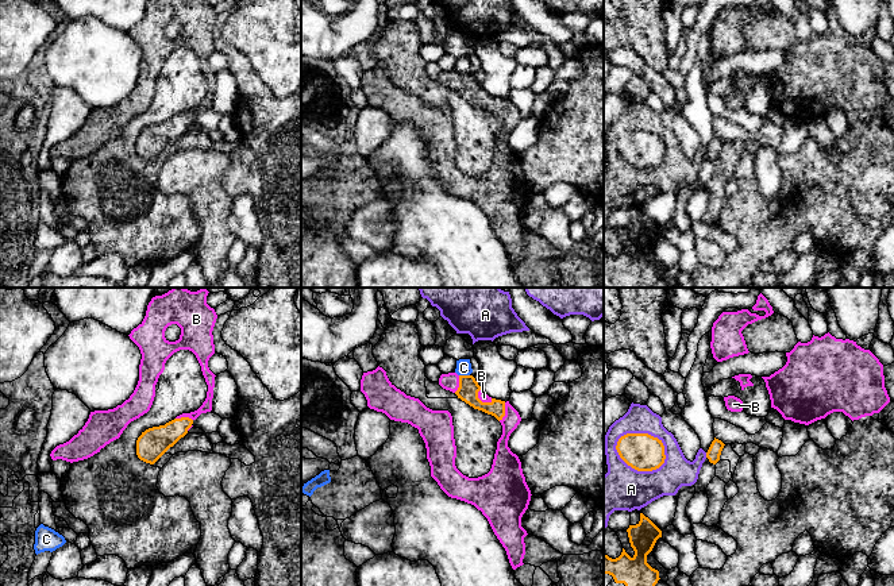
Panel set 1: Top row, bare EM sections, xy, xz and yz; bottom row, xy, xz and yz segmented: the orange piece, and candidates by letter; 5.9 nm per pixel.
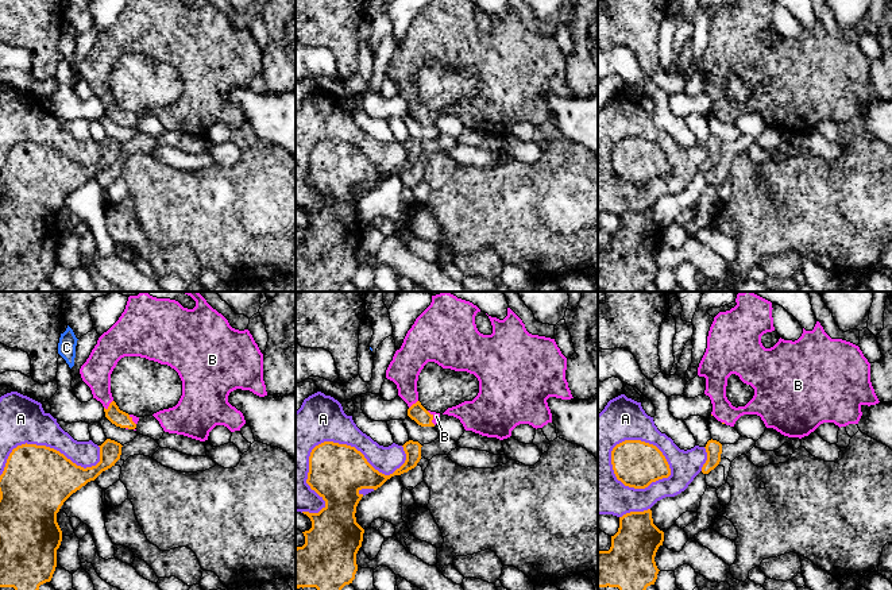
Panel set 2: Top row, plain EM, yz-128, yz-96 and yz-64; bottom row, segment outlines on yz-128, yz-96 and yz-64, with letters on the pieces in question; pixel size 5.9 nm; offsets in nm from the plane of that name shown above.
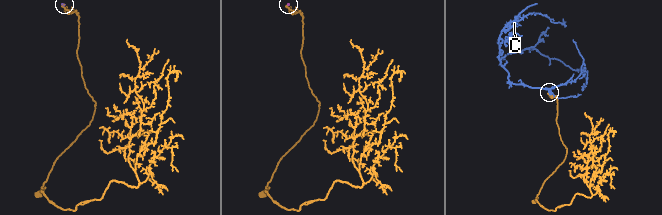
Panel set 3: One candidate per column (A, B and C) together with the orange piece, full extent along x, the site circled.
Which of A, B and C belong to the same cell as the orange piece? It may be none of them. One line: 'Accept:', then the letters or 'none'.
Accept: B

